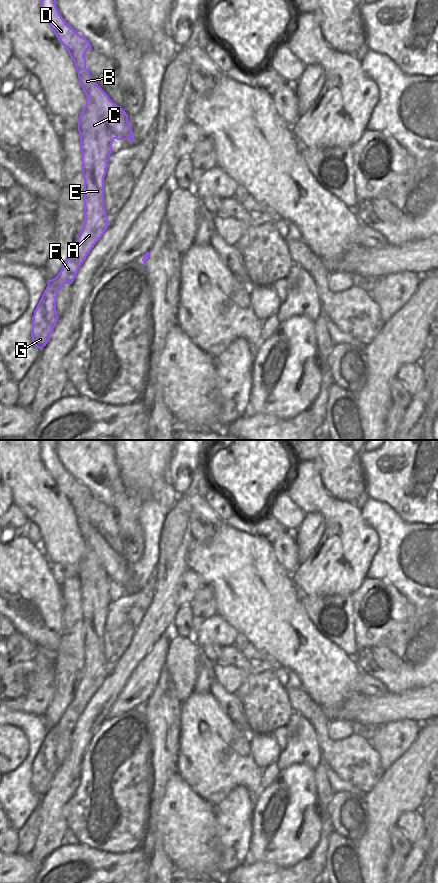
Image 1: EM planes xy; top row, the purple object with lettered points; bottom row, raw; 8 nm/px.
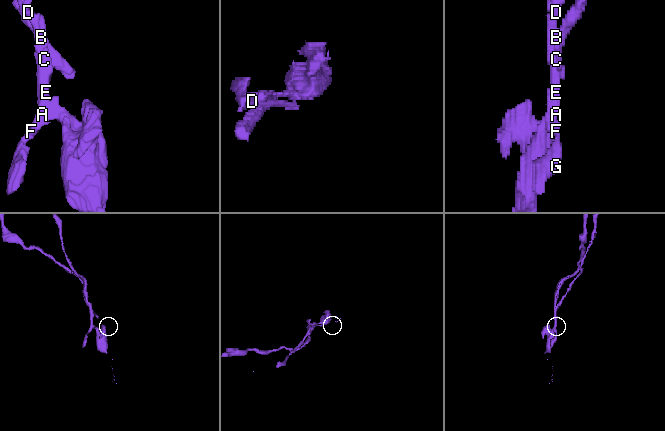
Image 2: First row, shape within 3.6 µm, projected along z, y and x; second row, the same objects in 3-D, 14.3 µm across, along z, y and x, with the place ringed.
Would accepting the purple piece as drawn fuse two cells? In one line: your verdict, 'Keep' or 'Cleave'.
Cleave.

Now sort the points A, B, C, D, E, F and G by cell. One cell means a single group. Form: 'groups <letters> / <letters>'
groups A C D E F G / B

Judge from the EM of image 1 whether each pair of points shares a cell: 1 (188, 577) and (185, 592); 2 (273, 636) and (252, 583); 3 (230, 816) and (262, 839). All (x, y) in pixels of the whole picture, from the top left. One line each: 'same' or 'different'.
1: same
2: same
3: different

